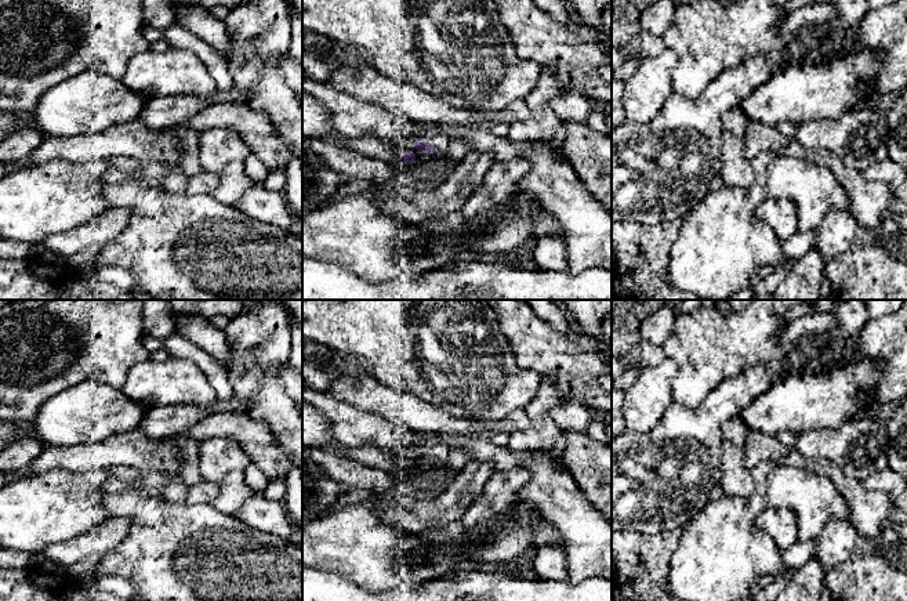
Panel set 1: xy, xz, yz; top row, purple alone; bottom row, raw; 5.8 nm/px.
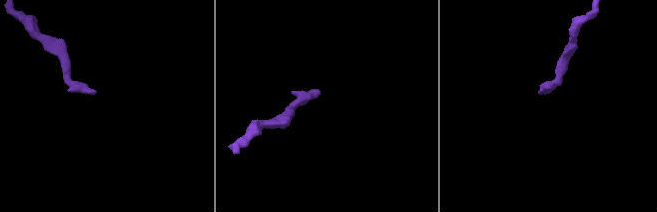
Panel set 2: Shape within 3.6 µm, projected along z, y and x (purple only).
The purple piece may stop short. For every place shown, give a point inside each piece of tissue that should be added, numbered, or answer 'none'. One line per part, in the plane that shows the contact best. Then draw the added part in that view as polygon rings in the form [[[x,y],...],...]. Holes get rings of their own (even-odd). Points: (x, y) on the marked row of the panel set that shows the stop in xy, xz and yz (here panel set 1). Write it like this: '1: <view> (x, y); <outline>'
1: xz (439, 141); [[[425,133],[418,137],[418,141],[432,145],[435,148],[435,153],[445,153],[450,138],[440,133]]]

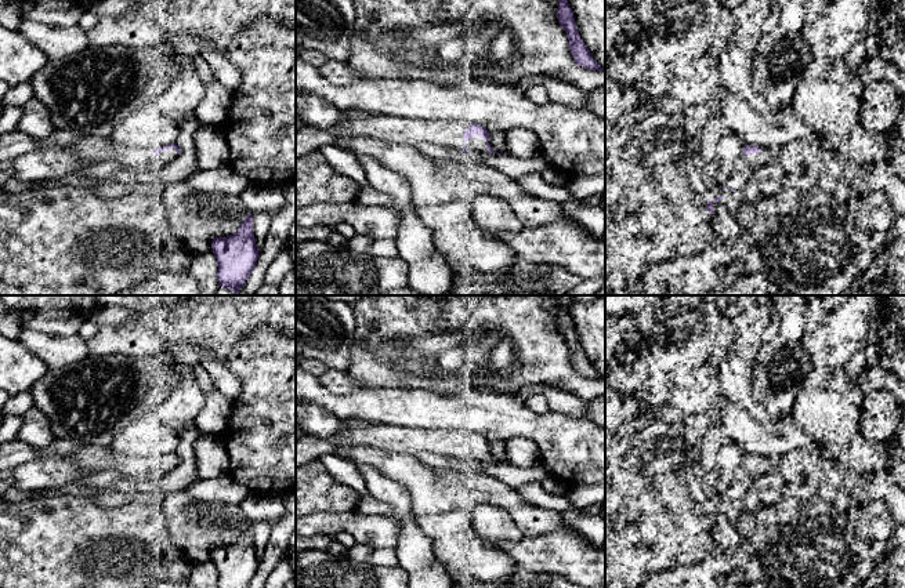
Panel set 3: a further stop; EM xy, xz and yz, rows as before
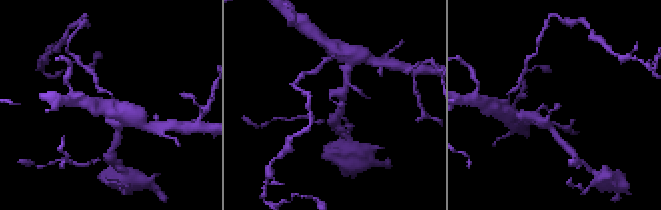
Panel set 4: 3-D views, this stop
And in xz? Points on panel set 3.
1: xz (388, 129); [[[373,115],[366,119],[348,117],[329,130],[304,127],[296,131],[296,159],[319,150],[325,145],[336,145],[339,138],[368,137],[390,144],[419,142],[435,144],[445,148],[466,146],[468,150],[486,152],[486,139],[474,135],[463,141],[463,131],[470,121],[421,120],[401,116]]]

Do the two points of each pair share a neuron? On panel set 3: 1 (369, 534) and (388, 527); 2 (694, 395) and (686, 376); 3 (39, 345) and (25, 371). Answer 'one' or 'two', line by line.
1: one
2: two
3: two

